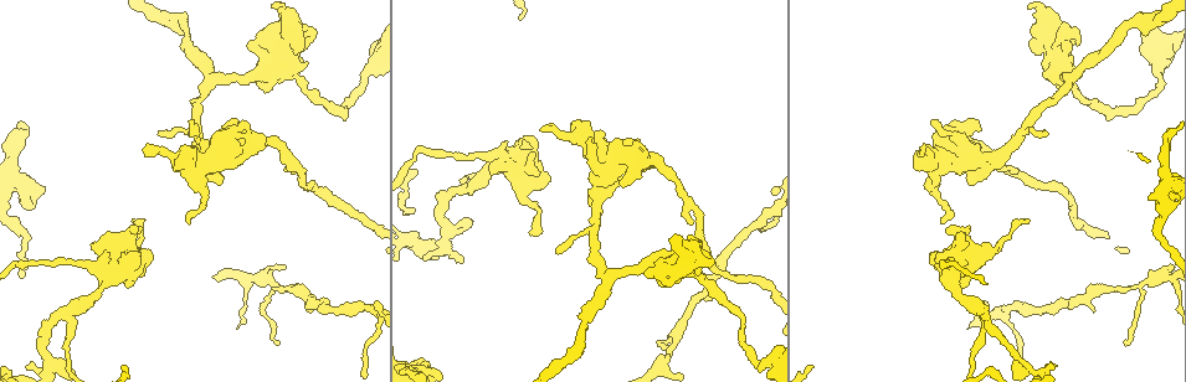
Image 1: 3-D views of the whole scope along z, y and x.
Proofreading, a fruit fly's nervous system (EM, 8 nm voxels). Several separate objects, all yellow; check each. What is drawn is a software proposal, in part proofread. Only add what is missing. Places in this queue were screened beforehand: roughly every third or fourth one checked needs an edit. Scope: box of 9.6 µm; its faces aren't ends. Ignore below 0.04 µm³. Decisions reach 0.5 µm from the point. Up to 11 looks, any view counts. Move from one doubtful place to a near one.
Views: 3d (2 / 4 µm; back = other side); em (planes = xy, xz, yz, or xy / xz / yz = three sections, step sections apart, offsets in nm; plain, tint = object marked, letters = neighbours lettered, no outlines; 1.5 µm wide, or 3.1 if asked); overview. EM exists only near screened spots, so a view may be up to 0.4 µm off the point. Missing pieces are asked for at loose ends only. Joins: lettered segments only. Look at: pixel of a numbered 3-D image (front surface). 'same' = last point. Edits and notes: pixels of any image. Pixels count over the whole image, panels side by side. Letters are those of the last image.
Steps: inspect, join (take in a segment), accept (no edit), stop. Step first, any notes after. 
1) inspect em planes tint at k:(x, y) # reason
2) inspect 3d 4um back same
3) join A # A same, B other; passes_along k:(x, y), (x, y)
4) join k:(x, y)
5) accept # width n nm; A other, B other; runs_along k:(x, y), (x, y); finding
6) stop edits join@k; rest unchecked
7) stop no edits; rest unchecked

inspect em planes letters at 1:(132, 219) # branch stops here

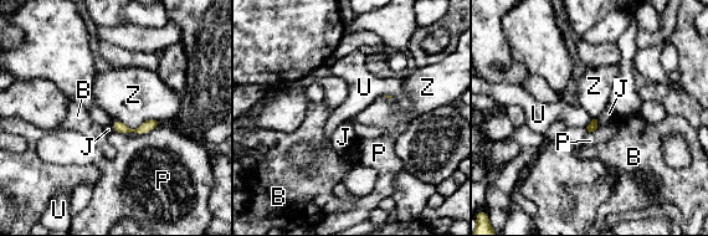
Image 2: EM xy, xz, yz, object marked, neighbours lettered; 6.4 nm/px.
accept # B other, J other, P other, U other, Z other; runs_along 2:(153, 123), (139, 131), (114, 128); none of them fits

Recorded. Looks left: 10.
inspect em planes plain at 1:(95, 243) # an open end

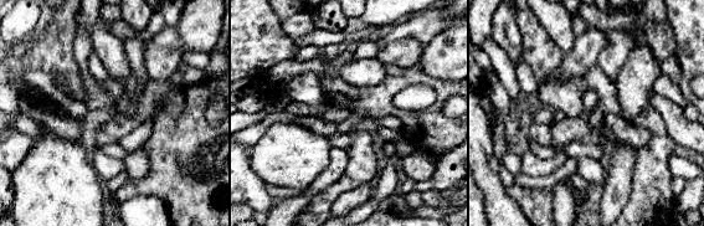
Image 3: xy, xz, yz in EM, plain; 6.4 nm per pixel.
inspect em planes letters same # what lies round it

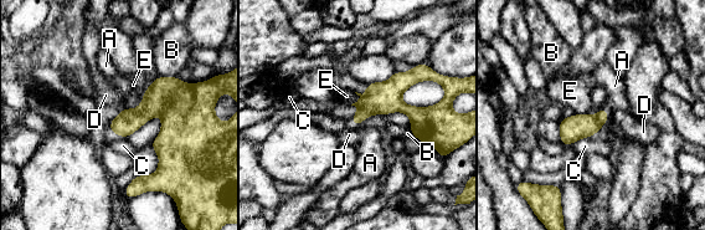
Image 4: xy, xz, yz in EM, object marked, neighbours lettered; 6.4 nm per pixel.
accept # A other, B other, C other, D other, E other; border 4:(355, 92), (359, 98), (351, 105); no lettered segment goes on from it

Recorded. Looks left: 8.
inspect em planes letters at 1:(1044, 134) # tapers out

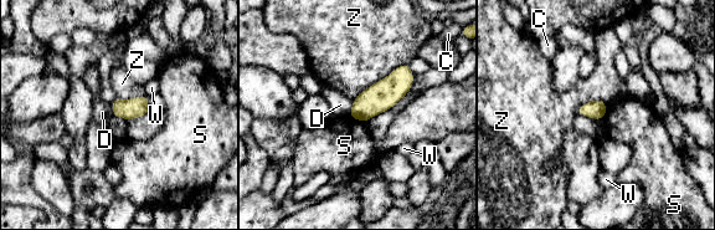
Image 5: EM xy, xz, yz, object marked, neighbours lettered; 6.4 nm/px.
accept # longest_contact Z 440 nm; C other, D other, S other, W other, Z other; none of them fits

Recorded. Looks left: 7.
inspect em xz step 4 letters at 1:(1126, 343) # tapers out

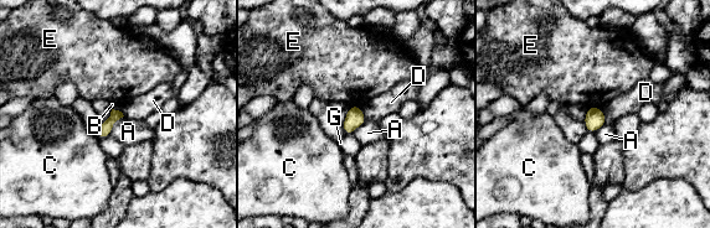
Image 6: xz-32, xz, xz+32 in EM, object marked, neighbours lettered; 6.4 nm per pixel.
inspect em planes letters same # another direction

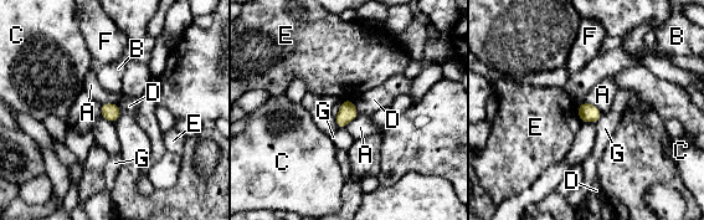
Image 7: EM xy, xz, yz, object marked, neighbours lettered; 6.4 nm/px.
accept # width 110 nm; A other, B other, C other, D other, E other, F other, G other; no lettered segment goes on from it

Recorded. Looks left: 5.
stop no edits; rest unchecked

